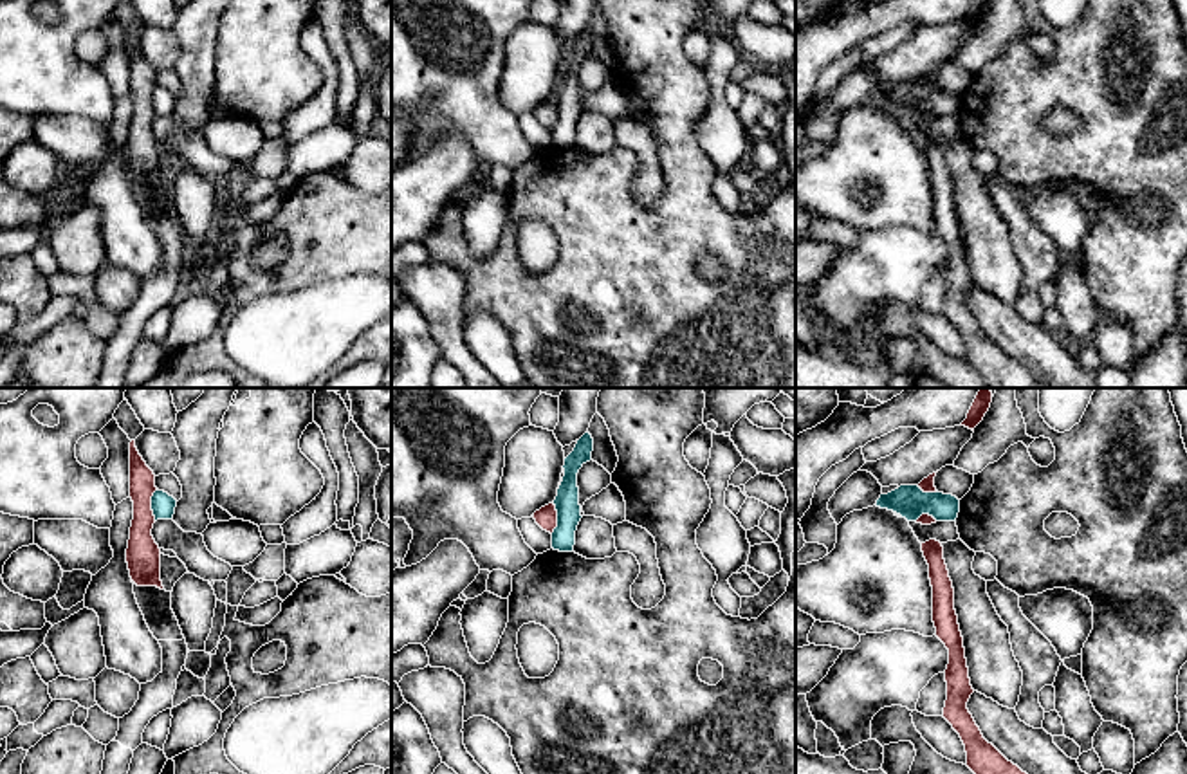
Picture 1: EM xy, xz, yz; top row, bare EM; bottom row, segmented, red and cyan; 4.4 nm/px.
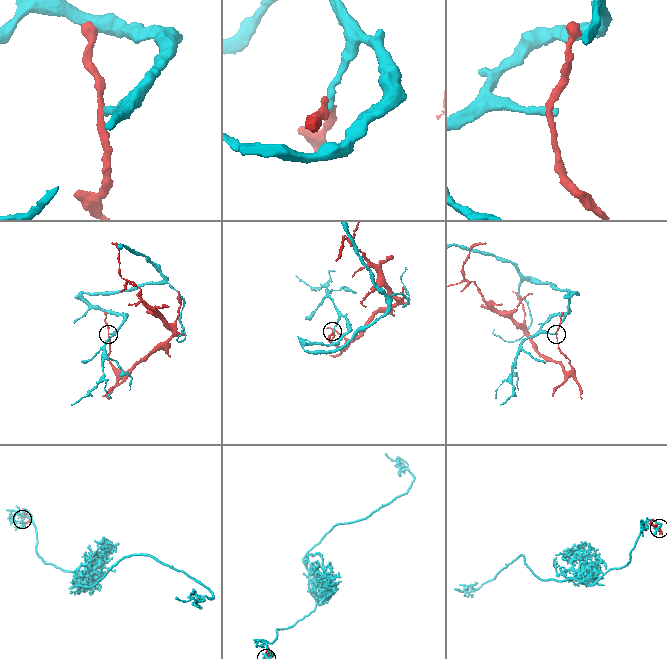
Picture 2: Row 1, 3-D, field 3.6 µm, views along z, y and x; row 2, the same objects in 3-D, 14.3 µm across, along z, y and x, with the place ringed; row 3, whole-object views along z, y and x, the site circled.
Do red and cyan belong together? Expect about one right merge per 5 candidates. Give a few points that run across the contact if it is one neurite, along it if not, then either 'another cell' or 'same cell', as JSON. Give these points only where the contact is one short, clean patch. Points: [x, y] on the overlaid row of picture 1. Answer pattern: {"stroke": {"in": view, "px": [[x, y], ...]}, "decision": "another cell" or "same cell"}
{"stroke": {"in": "xy", "px": [[157, 489], [152, 497], [154, 520]]}, "decision": "another cell"}

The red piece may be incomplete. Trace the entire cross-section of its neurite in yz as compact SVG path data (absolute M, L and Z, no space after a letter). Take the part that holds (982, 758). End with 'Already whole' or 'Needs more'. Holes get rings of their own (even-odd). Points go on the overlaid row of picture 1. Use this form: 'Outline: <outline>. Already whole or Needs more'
Outline: M929 539L922 543L922 552L929 565L929 579L933 586L933 622L936 628L936 637L949 650L949 664L945 669L947 700L943 718L960 734L967 752L967 767L974 774L1026 774L983 738L980 727L967 709L967 702L974 689L969 678L963 637L954 610L954 588L943 559L943 547L940 541Z. Already whole

